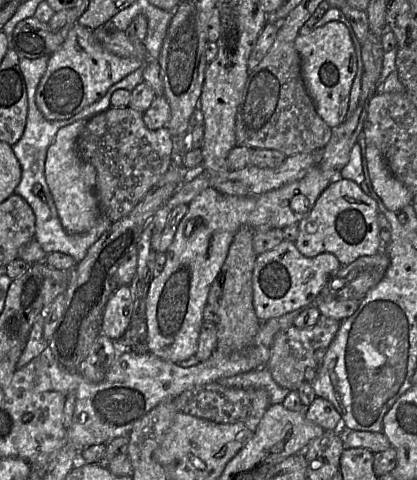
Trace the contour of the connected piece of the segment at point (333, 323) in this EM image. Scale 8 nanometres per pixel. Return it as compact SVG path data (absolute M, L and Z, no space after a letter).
M321 315L318 322L311 328L300 329L291 326L278 332L273 339L266 365L273 380L284 389L297 390L305 381L305 371L308 368L318 370L322 366L341 322Z

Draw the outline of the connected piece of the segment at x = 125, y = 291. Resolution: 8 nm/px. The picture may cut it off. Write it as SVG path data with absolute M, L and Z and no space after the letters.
M122 285L109 298L102 317L101 333L120 341L133 313L133 295L128 285Z

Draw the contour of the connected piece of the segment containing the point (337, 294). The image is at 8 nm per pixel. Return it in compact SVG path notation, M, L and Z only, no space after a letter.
M383 251L371 256L363 256L335 272L326 287L309 306L317 306L318 301L362 300L385 276L390 265L388 255Z

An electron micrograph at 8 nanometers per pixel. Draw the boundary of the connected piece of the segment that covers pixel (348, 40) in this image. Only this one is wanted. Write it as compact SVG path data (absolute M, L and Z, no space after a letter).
M329 22L308 34L299 34L295 48L301 57L305 87L317 113L329 127L336 128L347 118L350 91L357 73L357 53L349 30L341 22Z

